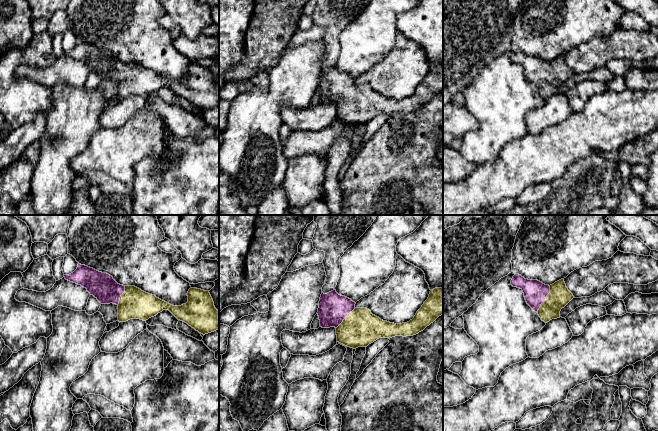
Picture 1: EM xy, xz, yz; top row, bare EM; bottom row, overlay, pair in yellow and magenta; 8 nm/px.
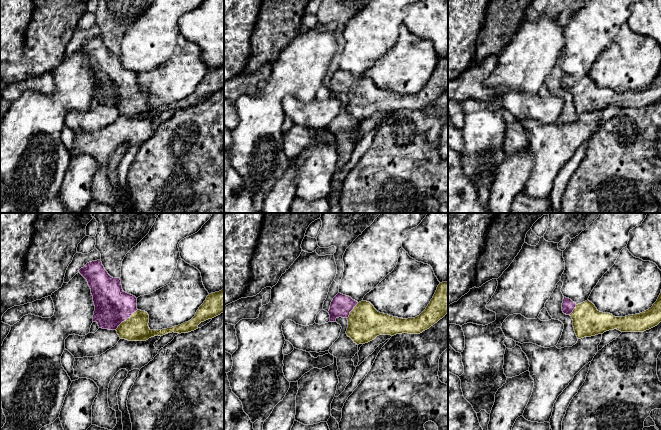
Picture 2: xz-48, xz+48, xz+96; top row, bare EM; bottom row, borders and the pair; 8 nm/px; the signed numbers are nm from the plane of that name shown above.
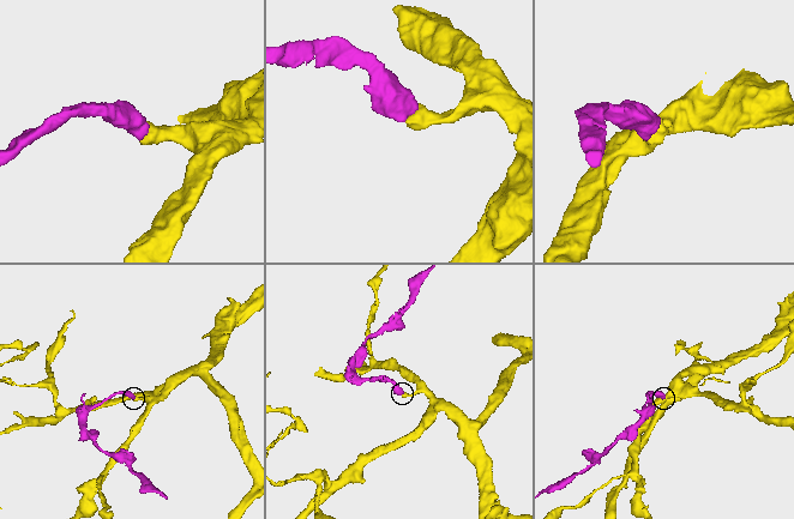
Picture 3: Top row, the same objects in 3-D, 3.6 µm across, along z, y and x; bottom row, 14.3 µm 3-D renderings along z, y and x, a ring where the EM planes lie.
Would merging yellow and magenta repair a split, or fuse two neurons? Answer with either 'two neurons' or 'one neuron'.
one neuron

